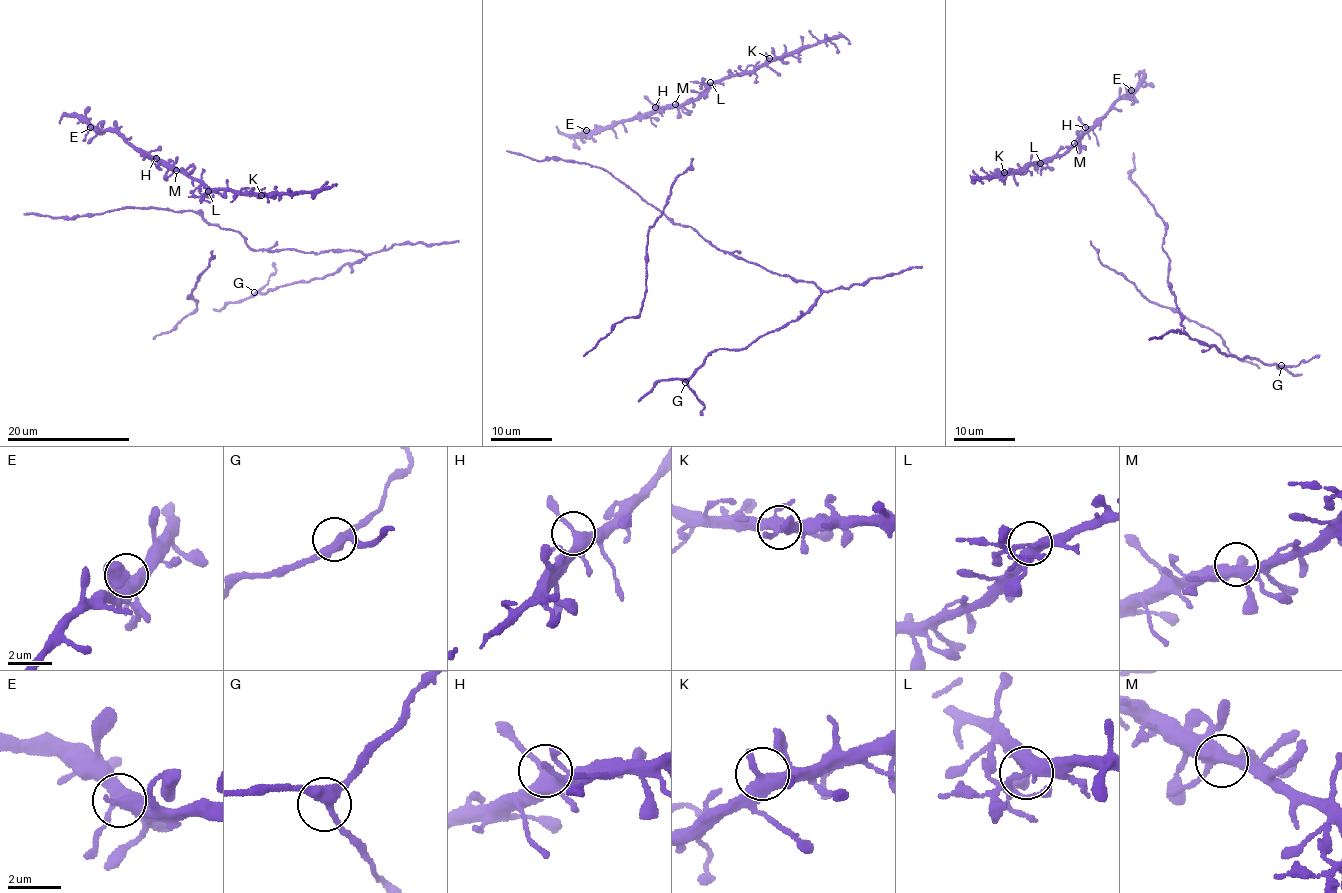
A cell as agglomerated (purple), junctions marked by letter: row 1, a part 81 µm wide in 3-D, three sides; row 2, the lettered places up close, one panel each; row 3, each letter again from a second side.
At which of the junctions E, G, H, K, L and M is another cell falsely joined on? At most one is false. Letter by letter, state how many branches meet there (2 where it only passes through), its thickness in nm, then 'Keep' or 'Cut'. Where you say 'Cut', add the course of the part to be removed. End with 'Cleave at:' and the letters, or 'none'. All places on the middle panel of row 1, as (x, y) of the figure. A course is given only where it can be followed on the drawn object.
E: Branches: 3. Thickness 360 nm. Keep
G: Branches: 3. Thickness 320 nm. Keep
H: Branches: 3. Thickness 340 nm. Keep
K: Branches: 3. Thickness 400 nm. Keep
L: Branches: 3. Thickness 360 nm. Cut. Course of the part to remove: (710, 82), (689, 82)
M: Branches: 4. Thickness 380 nm. Keep
Cleave at: L

